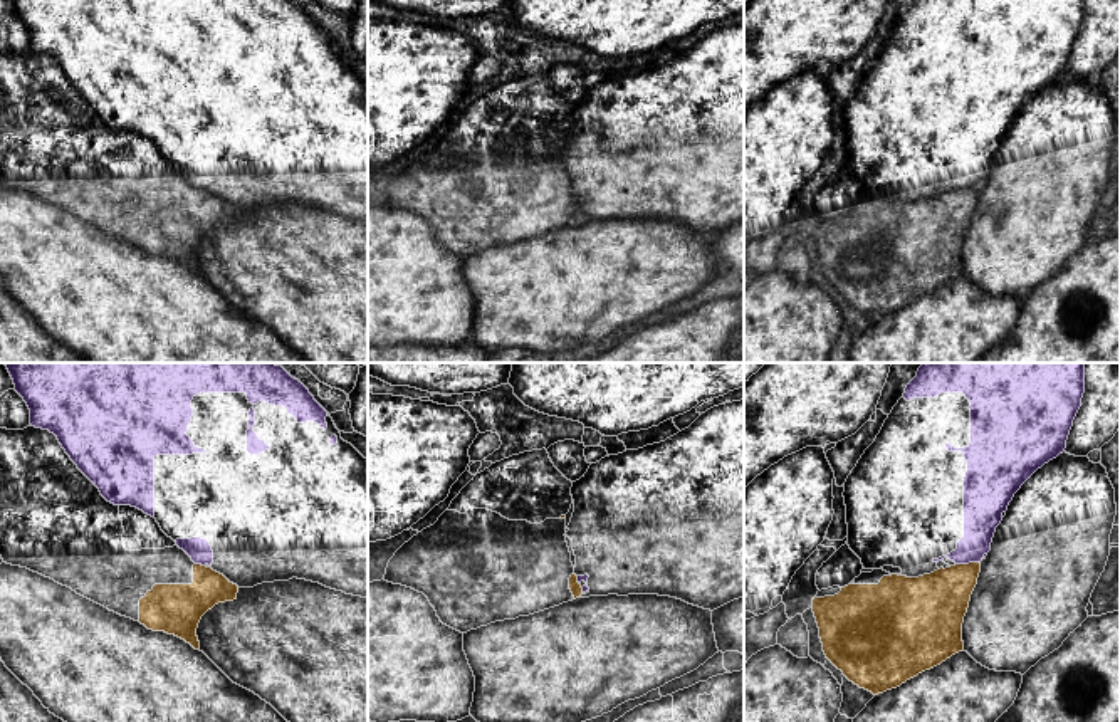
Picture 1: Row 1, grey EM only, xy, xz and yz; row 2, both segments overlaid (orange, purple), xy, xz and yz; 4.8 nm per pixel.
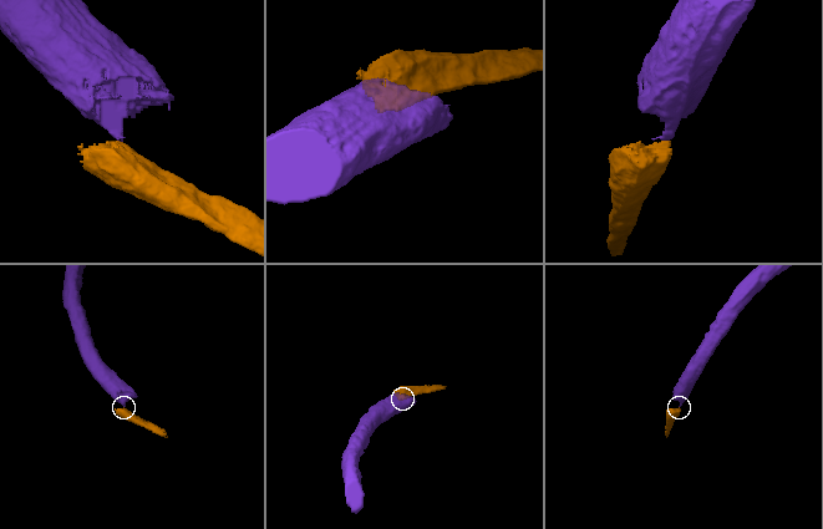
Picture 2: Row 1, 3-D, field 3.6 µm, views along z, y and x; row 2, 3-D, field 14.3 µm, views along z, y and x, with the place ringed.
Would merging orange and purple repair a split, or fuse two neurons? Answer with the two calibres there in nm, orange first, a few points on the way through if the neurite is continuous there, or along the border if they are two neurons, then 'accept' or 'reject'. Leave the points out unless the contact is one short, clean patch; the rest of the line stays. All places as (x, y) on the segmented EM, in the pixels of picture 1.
300/190 nm | along yz (979, 561), (956, 565) | reject

